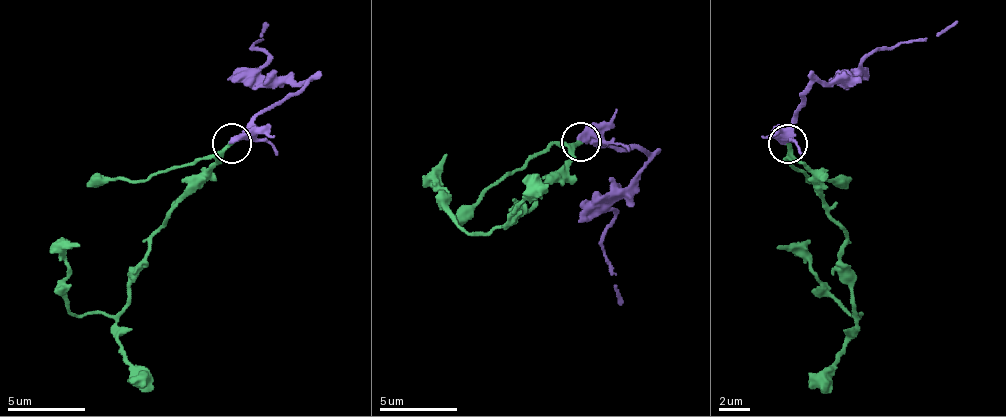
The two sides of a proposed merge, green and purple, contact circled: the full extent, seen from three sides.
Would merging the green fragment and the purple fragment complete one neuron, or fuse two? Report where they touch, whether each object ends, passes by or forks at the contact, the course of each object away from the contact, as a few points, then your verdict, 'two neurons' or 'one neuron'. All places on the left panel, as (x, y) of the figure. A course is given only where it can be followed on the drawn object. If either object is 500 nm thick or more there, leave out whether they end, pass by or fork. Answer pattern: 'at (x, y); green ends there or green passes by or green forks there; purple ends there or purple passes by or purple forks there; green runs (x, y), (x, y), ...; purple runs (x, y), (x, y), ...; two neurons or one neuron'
at (232, 143); green ends there; purple ends there; green runs (231, 144), (155, 230), (143, 269), (113, 316), (74, 316), (67, 308), (67, 249), (79, 245); purple runs (231, 144), (296, 93), (305, 82), (273, 82), (259, 71), (265, 55), (254, 47), (267, 21); one neuron

